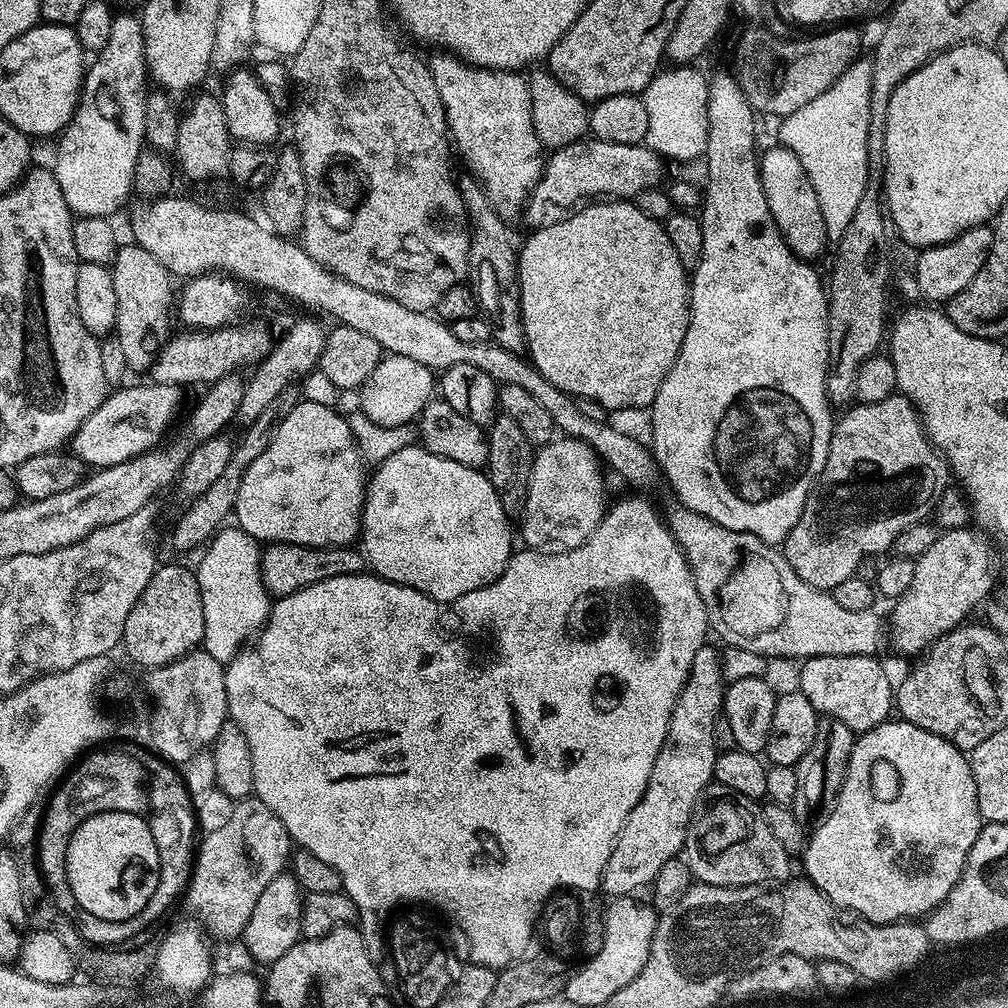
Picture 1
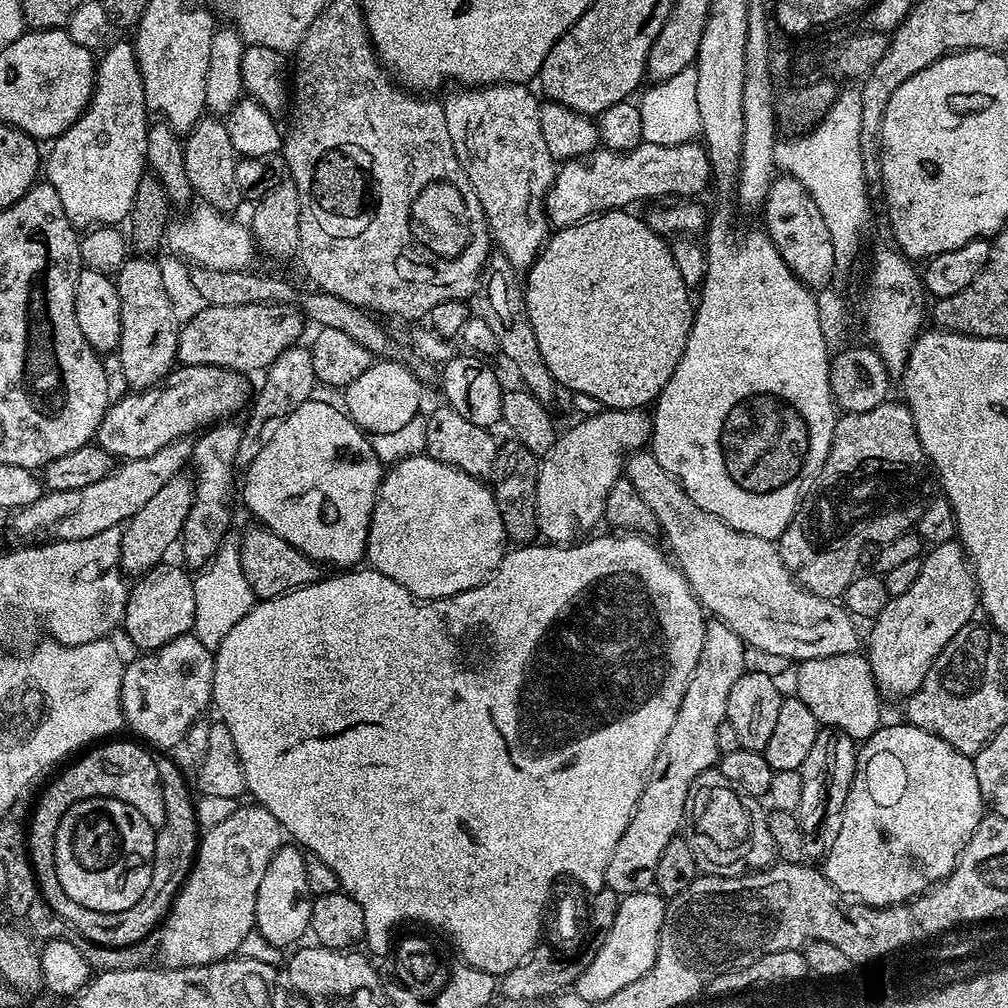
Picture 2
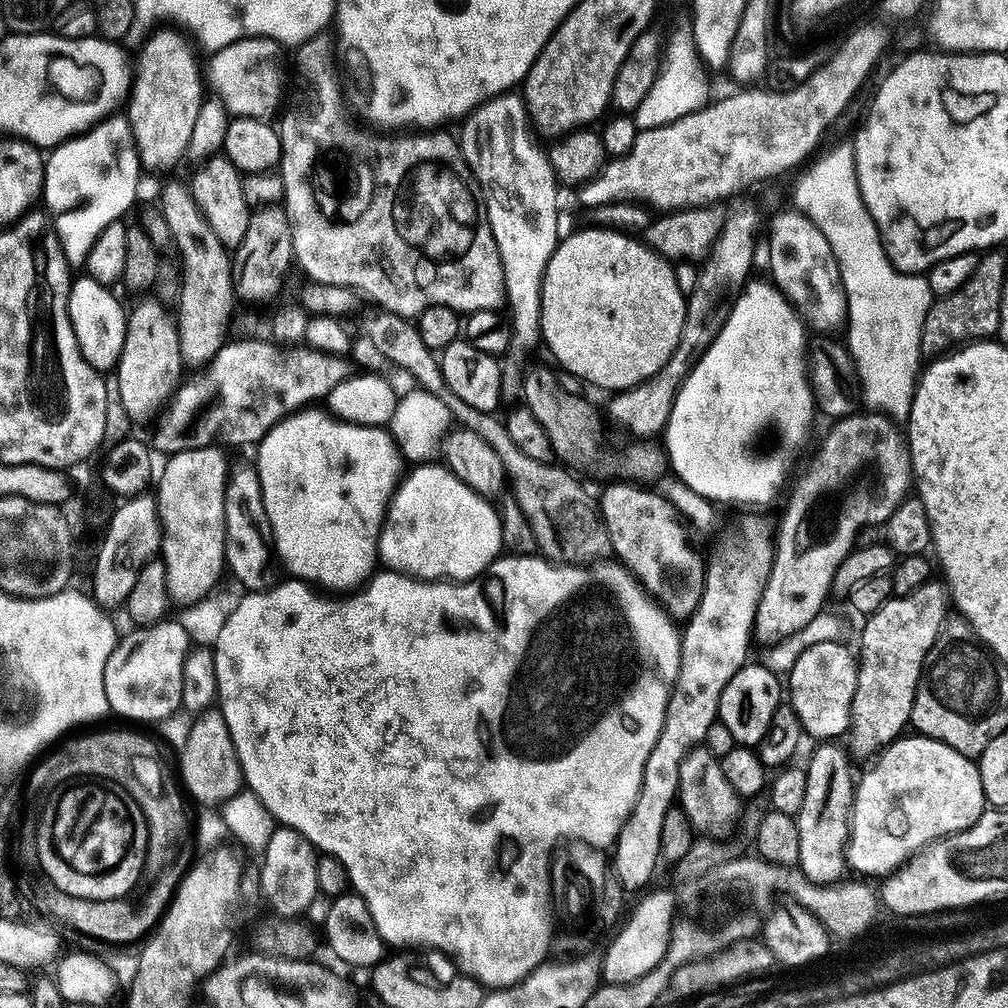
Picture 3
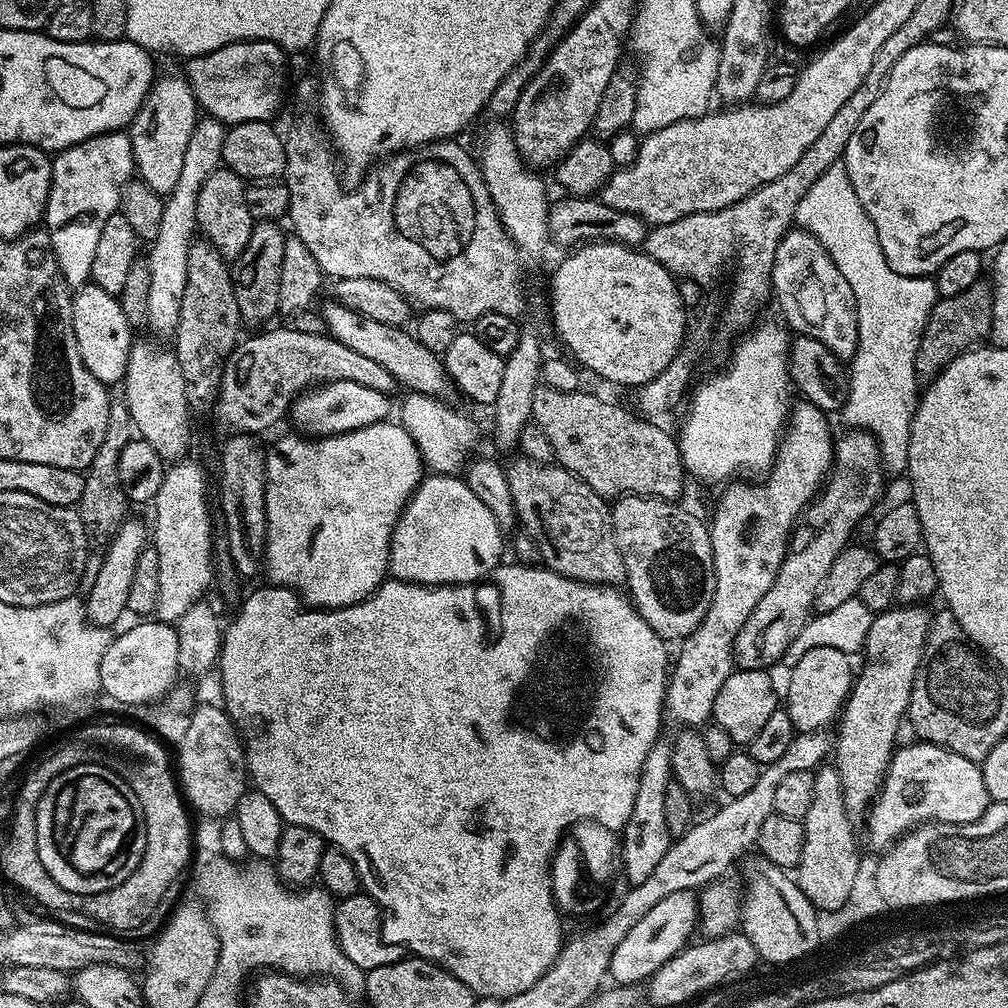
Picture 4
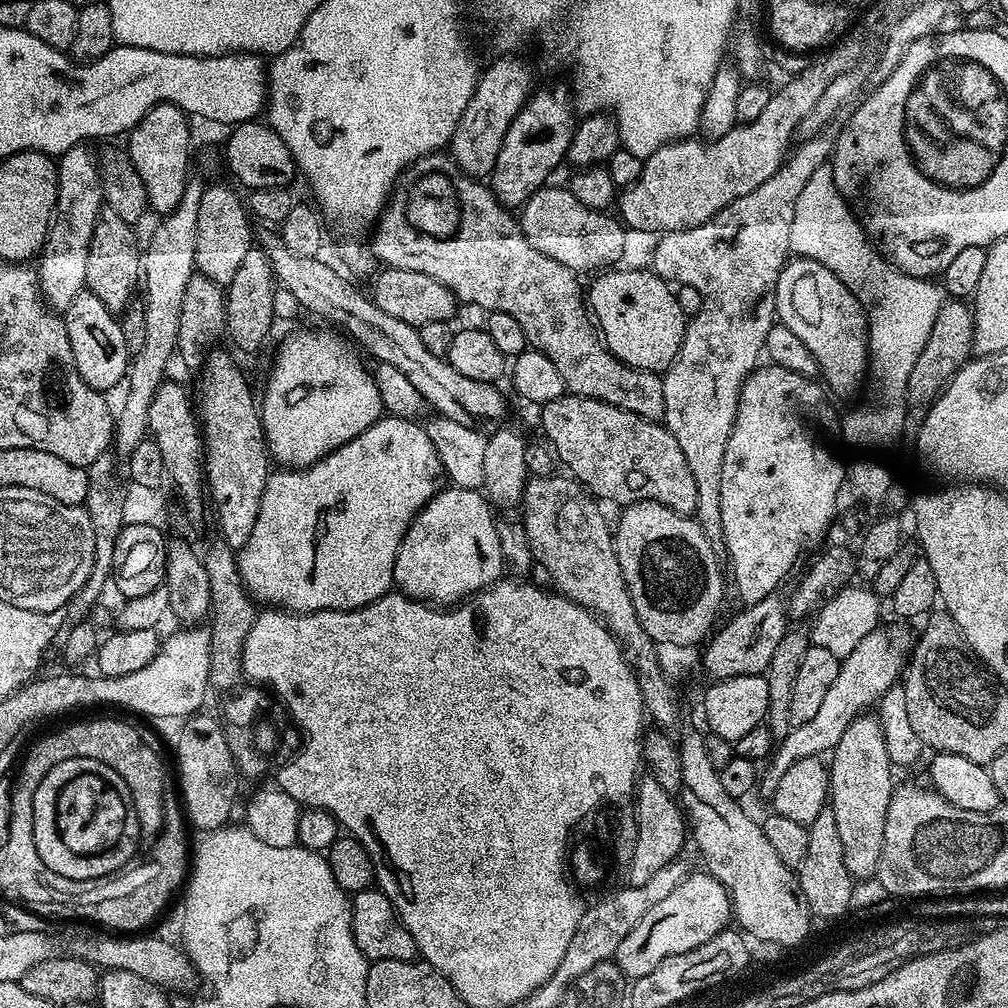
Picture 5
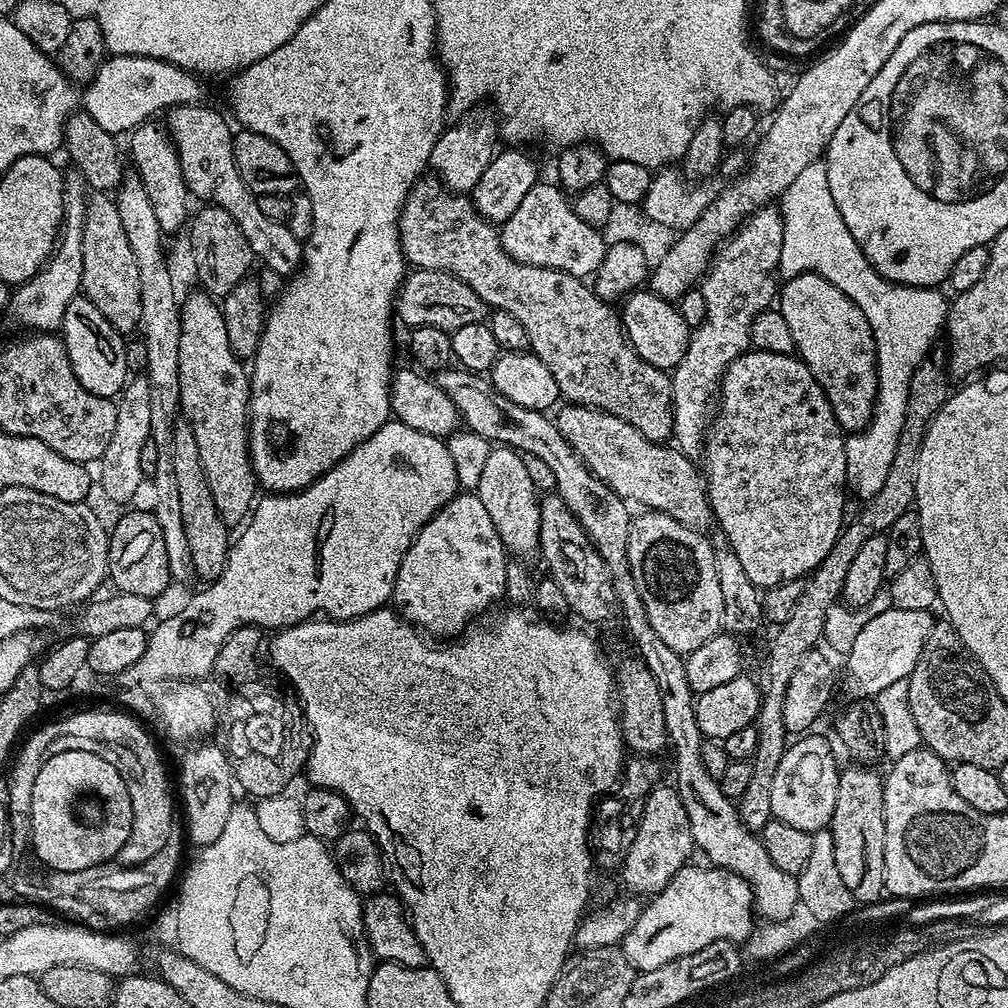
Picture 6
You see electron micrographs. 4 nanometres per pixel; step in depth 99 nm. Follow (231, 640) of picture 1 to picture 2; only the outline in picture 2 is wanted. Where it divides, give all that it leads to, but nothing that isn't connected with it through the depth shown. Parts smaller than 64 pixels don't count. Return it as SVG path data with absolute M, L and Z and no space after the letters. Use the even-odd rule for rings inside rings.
M232 538L225 539L211 564L195 577L194 602L196 603L194 634L208 650L219 648L229 630L252 609L254 597L250 590L250 582L246 582L246 574L240 561L240 545L235 539L233 541Z

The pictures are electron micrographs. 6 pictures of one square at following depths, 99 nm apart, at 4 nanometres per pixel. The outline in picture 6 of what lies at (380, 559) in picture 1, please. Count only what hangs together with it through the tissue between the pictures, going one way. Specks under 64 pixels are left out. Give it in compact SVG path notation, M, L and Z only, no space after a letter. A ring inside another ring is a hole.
M457 494L420 529L410 550L406 550L398 566L391 603L409 624L419 626L425 633L433 632L436 638L455 637L475 621L472 619L479 612L487 613L494 599L503 597L509 562L504 544L498 538L498 530L494 530L494 522L490 522L490 514L486 514L486 506L482 506L479 496Z

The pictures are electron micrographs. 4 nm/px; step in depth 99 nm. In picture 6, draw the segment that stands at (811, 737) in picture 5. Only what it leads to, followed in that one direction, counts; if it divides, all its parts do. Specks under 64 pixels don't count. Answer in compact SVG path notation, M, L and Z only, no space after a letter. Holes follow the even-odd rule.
M891 608L870 618L870 622L862 626L852 649L846 654L849 694L875 698L892 682L898 682L899 679L907 680L922 654L922 646L926 646L926 638L934 623L932 615L929 610Z

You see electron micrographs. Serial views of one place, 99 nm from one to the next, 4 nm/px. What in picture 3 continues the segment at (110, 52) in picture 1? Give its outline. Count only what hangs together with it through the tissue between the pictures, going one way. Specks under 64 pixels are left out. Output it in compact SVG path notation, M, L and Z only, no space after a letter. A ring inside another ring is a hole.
M113 114L101 120L88 131L56 145L47 153L42 200L43 203L48 203L47 209L54 215L56 232L60 235L69 265L83 265L98 234L102 234L106 226L117 223L131 210L132 203L136 200L136 179L139 178L140 172L142 173L140 151L136 148L132 124L124 114Z

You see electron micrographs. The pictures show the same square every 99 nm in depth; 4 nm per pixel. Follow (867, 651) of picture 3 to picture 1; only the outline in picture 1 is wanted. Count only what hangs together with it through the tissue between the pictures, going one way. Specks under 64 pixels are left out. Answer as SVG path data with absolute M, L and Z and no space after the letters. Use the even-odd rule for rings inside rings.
M969 526L941 531L934 546L930 546L926 554L915 557L914 582L910 582L910 590L906 590L906 594L895 601L893 608L896 609L892 612L892 620L890 616L891 631L892 628L896 631L902 651L923 653L945 634L961 627L971 617L968 615L980 603L983 605L989 599L987 596L991 594L992 587L996 584L996 560L992 557L991 542L982 533L975 532L974 528Z

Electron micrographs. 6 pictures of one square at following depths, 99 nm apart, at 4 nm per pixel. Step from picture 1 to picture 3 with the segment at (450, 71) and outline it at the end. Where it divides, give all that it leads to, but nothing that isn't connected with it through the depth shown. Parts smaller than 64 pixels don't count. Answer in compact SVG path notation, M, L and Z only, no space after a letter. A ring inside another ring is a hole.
M504 93L485 100L468 113L463 124L464 129L458 132L460 153L480 184L490 230L498 246L504 271L506 308L512 311L512 342L516 345L519 340L528 340L532 350L542 340L540 291L544 271L561 235L560 212L556 209L558 181L547 151L543 147L540 149L534 136L527 105L519 93Z

